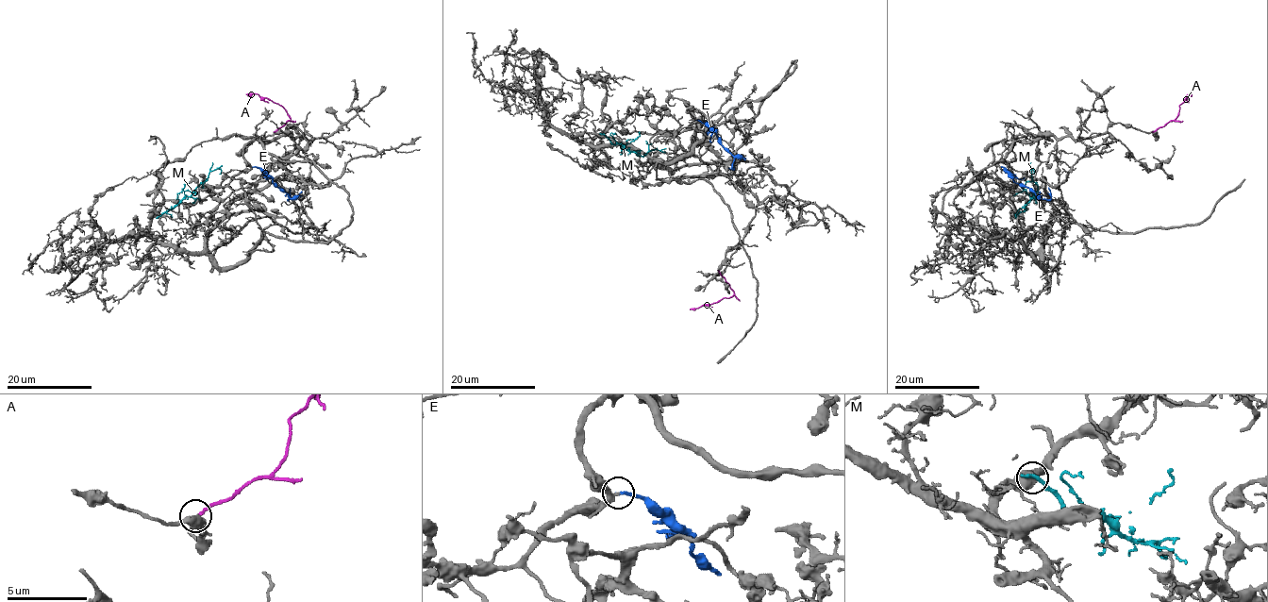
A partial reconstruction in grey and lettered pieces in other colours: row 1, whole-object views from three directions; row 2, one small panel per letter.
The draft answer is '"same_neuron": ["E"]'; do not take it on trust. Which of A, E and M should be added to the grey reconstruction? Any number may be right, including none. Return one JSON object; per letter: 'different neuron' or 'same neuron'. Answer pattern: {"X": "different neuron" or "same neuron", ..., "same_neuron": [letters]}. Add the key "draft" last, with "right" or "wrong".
{"A": "different neuron", "E": "same neuron", "M": "different neuron", "same_neuron": ["E"], "draft": "right"}

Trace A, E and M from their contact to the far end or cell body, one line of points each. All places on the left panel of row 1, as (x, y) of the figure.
A: (275, 130), (291, 118), (287, 112), (273, 101), (258, 94), (246, 94)
E: (253, 166), (259, 167), (290, 198), (290, 188)
M: (158, 216), (190, 196), (212, 171), (220, 169), (220, 174)

